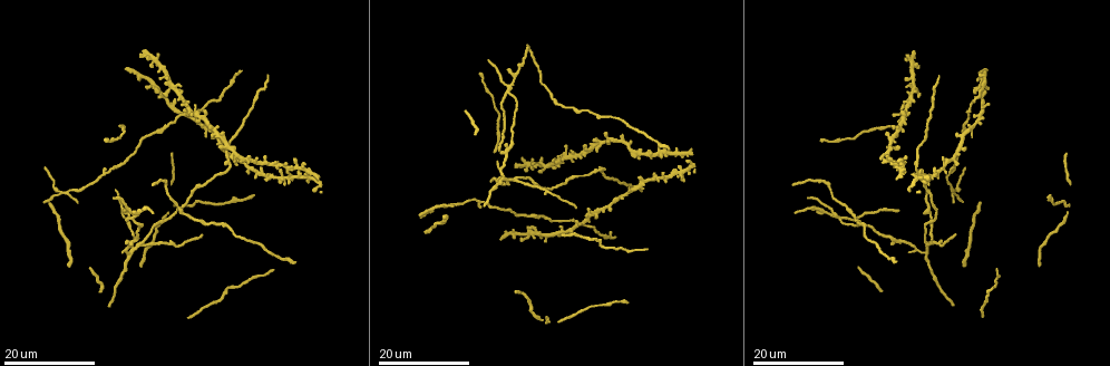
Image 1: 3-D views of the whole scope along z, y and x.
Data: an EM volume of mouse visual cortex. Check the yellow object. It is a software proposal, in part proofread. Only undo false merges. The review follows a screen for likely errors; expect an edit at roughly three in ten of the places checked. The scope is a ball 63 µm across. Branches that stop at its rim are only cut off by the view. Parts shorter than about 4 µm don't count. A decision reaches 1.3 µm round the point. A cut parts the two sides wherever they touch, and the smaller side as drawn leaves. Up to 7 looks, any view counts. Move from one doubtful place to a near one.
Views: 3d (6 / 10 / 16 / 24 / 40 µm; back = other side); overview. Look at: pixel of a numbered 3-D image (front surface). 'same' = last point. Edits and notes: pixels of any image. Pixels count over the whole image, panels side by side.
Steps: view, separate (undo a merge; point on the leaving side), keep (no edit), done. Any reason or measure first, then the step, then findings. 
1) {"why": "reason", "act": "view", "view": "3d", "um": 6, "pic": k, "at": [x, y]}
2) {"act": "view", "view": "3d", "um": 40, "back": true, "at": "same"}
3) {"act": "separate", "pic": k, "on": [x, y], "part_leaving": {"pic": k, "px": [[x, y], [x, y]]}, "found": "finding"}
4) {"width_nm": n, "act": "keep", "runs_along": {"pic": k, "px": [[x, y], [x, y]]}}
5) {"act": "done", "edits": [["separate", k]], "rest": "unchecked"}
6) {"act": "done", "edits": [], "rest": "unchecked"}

{"why": "three arms meet", "act": "view", "view": "3d", "um": 24, "pic": 1, "at": [59, 191]}

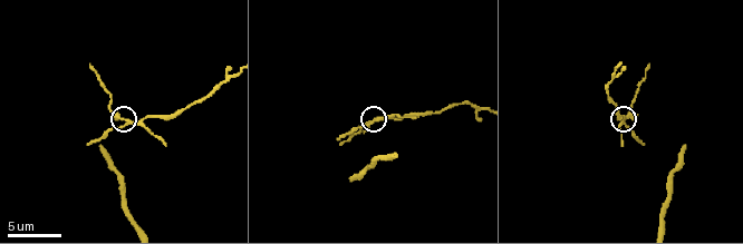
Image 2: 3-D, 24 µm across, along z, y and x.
{"act": "view", "view": "3d", "um": 6, "pic": 2, "at": [376, 121]}

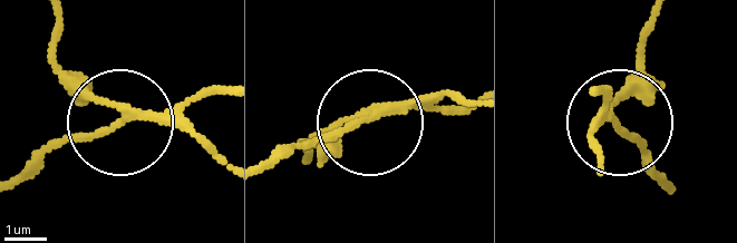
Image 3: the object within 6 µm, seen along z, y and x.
{"width_nm": 180, "act": "separate", "pic": 3, "on": [91, 93], "part_leaving": {"pic": 3, "px": [[148, 117], [67, 74], [57, 21]]}, "found": "two neurons meet here"}

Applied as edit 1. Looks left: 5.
{"why": "arms part here", "act": "view", "view": "3d", "um": 16, "pic": 1, "at": [544, 236]}

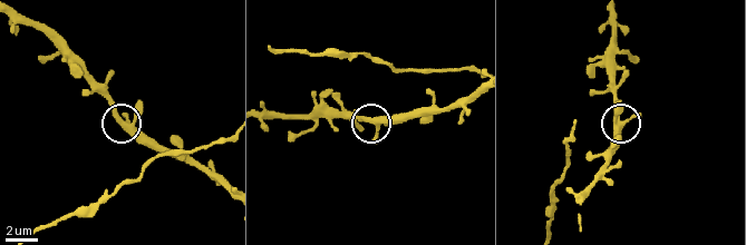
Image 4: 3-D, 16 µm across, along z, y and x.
{"act": "view", "view": "3d", "um": 6, "pic": 4, "at": [127, 120]}

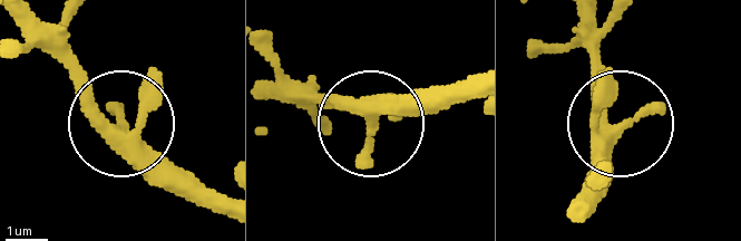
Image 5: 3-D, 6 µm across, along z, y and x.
{"width_nm": 290, "act": "keep", "runs_along": {"pic": 5, "px": [[576, 217], [587, 171], [615, 132], [584, 36]]}, "found": "all the same neuron"}

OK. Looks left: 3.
{"why": "calibre changes", "act": "view", "view": "3d", "um": 24, "pic": 1, "at": [915, 164]}

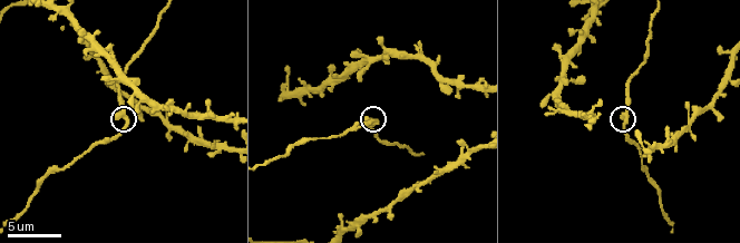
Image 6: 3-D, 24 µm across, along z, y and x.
{"act": "view", "view": "3d", "um": 10, "pic": 6, "at": [126, 122]}

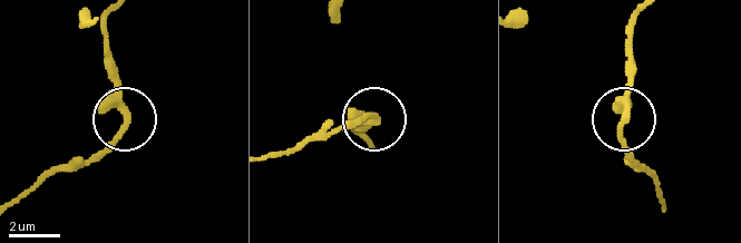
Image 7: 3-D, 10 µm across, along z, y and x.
{"arms": 3, "act": "keep", "found": "all the same neuron"}

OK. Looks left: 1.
{"act": "done", "edits": [["separate", 3]], "rest": "unchecked"}

